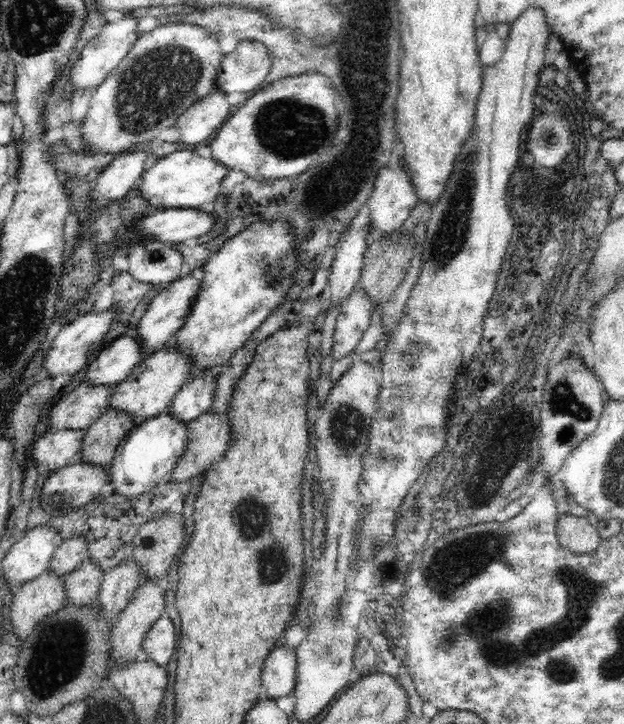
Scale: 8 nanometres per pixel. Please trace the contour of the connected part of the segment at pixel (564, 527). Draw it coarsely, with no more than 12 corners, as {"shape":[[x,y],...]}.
{"shape":[[570,514],[558,518],[558,542],[590,554],[602,542],[594,523]]}

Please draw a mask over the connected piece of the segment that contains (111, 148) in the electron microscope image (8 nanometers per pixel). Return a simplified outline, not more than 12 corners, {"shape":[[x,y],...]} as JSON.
{"shape":[[161,24],[110,71],[84,150],[124,152],[216,85],[208,30]]}

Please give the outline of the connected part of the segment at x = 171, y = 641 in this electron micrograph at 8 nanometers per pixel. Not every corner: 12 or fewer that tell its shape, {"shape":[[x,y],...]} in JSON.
{"shape":[[163,614],[146,633],[143,655],[158,666],[172,660],[176,628]]}

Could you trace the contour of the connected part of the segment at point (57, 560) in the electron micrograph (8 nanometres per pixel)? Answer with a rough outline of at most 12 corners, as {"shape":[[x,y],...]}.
{"shape":[[84,535],[58,542],[47,570],[64,576],[88,561]]}

